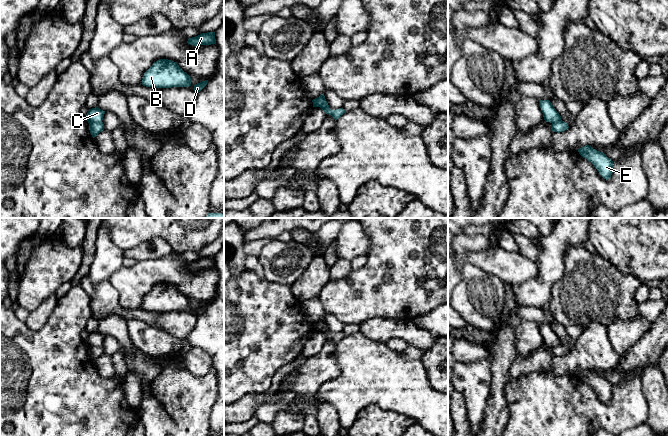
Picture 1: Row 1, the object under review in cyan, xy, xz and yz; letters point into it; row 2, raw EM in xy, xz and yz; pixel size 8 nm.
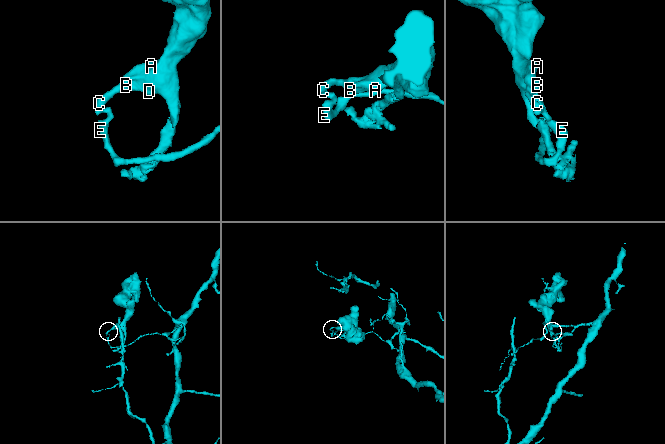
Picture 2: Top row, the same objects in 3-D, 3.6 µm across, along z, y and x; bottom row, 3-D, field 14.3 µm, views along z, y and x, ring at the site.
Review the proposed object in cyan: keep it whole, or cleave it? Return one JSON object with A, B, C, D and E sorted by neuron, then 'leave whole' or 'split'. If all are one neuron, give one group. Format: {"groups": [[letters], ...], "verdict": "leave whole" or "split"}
{"groups": [["A", "B", "C", "D"], ["E"]], "verdict": "split"}

